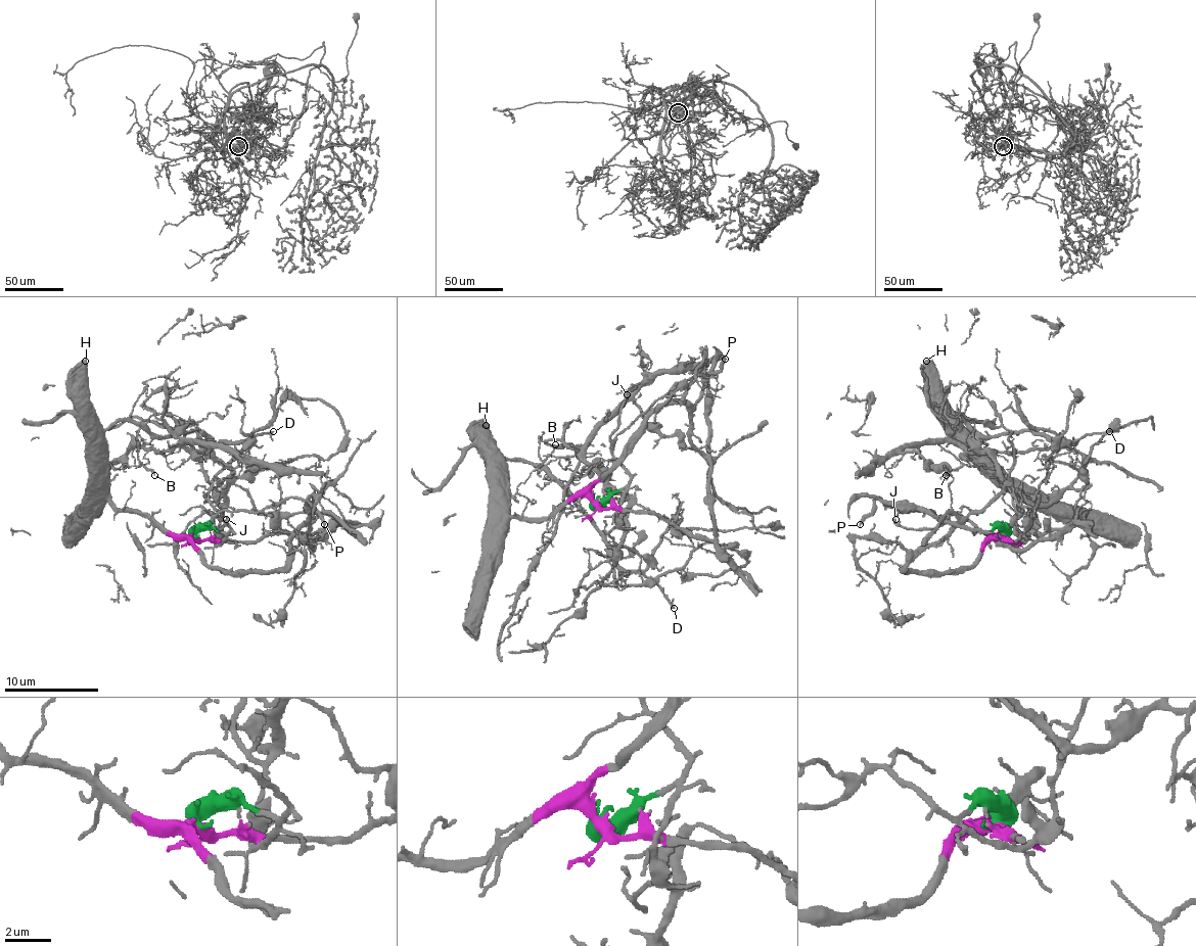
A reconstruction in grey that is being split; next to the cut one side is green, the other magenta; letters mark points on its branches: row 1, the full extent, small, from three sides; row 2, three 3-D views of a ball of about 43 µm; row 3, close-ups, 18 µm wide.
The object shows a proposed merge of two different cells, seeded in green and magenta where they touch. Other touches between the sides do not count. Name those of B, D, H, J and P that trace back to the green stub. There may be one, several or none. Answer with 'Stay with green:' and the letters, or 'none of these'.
Stay with green: J, P

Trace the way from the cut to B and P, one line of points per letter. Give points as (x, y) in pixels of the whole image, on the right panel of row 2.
B: (1003, 534), (999, 536), (1019, 516), (1015, 487), (999, 471), (979, 464), (958, 466), (947, 475)
P: (1003, 534), (1003, 530), (979, 530), (956, 513), (941, 516), (934, 511), (900, 511), (880, 497), (859, 525)

